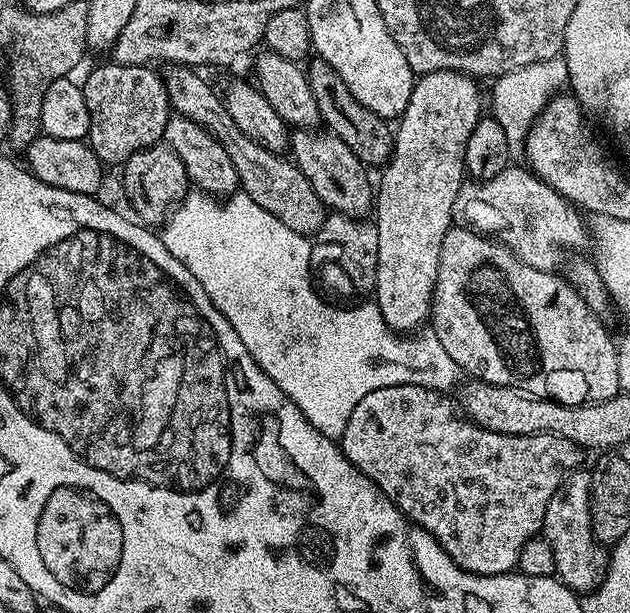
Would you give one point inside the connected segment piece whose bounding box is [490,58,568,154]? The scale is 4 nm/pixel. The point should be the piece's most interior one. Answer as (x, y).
(518, 97)

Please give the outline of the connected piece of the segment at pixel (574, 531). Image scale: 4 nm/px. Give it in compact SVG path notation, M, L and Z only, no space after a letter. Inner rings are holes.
M569 471L564 483L550 498L542 525L542 539L550 542L550 550L554 550L555 575L577 594L587 594L597 588L608 570L609 553L592 532L591 480L587 471Z

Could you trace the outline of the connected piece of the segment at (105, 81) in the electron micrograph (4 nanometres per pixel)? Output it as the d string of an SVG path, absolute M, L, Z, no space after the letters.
M107 63L98 65L85 80L82 80L86 110L90 110L90 130L86 143L92 149L92 153L100 159L101 165L122 166L130 157L138 154L138 150L146 150L164 140L170 105L163 75L159 71L155 72L155 67L142 64Z

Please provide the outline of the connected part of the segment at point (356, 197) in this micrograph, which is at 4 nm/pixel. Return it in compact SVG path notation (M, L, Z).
M316 128L295 129L290 136L290 159L302 174L306 174L306 182L314 186L314 194L322 198L325 209L357 218L367 217L373 211L374 184L368 181L369 169L333 132Z

